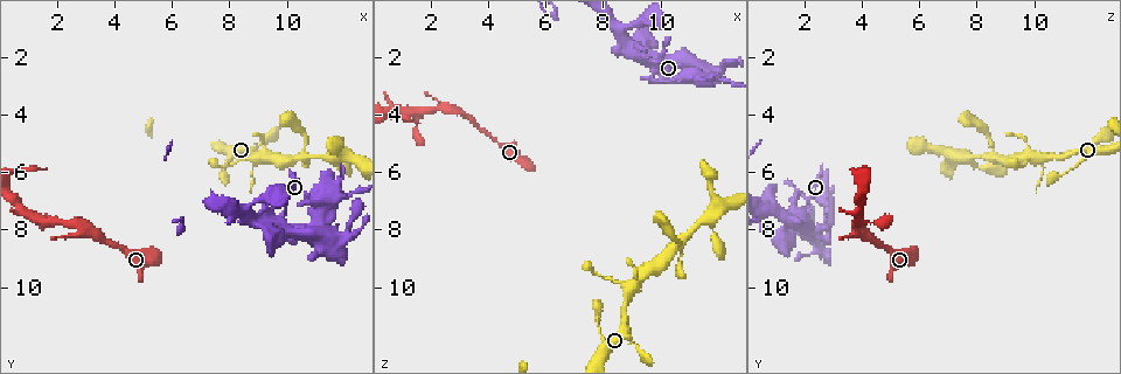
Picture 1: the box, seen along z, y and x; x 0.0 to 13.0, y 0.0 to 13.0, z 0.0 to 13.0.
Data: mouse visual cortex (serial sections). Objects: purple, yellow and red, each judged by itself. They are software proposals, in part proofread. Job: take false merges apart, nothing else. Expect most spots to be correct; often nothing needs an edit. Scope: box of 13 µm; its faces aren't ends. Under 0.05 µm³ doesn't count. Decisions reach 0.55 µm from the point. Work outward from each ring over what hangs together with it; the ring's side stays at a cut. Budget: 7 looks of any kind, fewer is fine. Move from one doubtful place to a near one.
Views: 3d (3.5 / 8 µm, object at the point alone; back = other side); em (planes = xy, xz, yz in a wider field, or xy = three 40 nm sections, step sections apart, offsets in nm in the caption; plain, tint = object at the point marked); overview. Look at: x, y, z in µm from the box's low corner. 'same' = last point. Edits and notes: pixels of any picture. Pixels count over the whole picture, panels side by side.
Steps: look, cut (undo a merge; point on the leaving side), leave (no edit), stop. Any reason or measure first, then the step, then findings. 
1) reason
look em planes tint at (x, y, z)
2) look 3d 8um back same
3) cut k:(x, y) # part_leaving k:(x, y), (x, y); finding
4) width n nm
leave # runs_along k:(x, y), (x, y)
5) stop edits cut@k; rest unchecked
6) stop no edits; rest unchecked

look 3d 3.5um at (8.9, 5.5, 9.9)

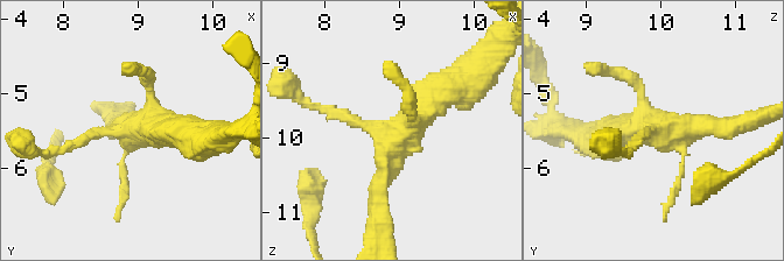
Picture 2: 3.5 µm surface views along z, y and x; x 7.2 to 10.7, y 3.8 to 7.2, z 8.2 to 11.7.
need the tissue
look em xy step 5 tint at (9.00, 5.50, 10.00)

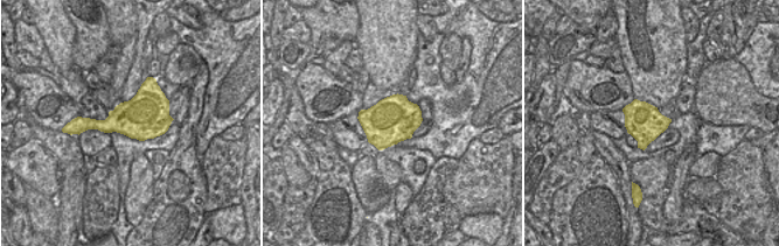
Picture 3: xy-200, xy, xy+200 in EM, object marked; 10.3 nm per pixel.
leave # runs_along 2:(377, 213), (396, 139), (453, 85); one cell here

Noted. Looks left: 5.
a fork
look 3d 3.5um at (10.5, 5.5, 8.5)

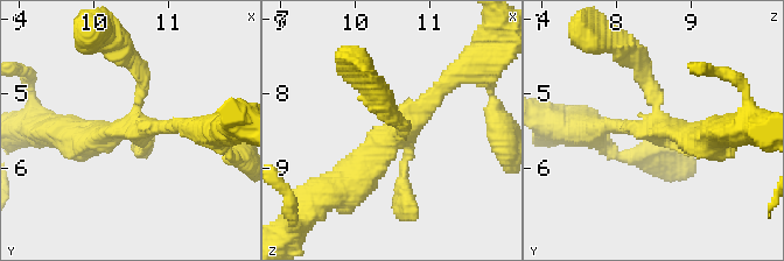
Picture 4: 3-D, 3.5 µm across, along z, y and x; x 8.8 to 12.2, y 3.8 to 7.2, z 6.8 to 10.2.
now the EM
look em xy step 2 tint at (10.55, 5.45, 8.60)

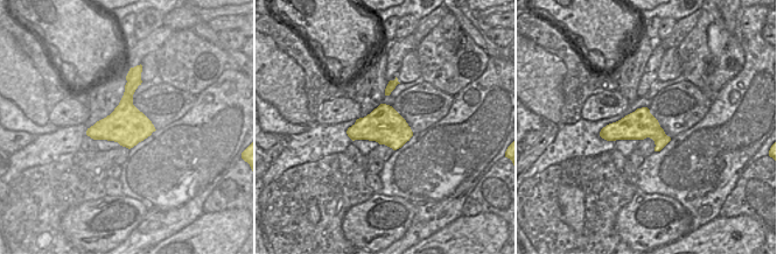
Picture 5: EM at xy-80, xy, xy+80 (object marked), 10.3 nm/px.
leave # runs_along 4:(341, 190), (452, 79); continuous, no second cell

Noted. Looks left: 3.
sharp bend
look 3d 3.5um at (10.2, 8.1, 2.9)

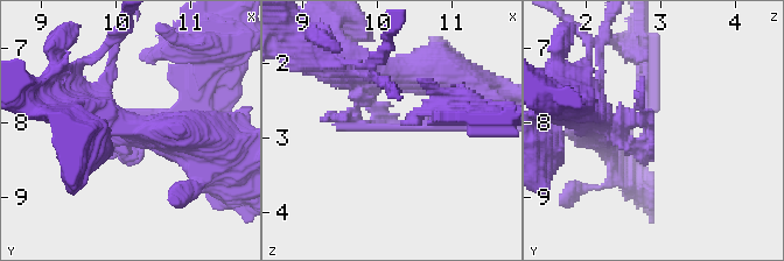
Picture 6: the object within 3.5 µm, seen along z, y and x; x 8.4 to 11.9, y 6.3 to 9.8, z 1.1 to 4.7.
arm_widths 150, 200 nm; need the tissue
look em xy step 5 plain at (10.25, 8.15, 2.85)

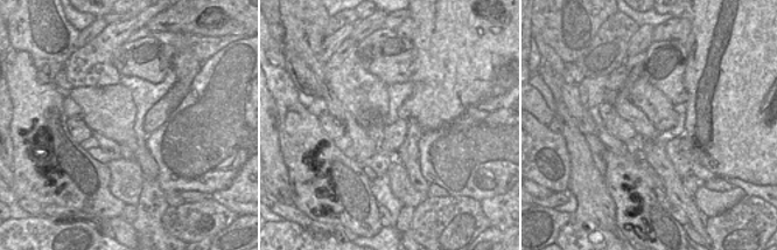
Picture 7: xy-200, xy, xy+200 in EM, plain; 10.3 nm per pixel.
look em xy step 5 tint same

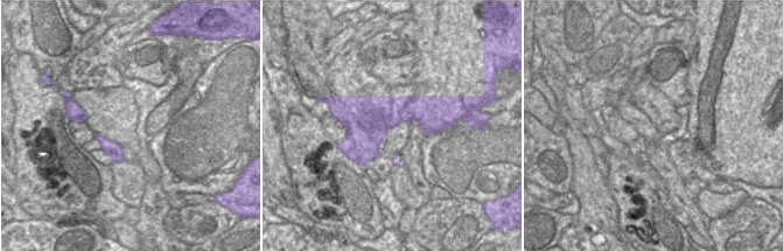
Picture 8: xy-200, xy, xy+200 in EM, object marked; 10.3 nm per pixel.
cut 6:(429, 126) # part_leaving 6:(392, 127), (474, 127); two cells meet here

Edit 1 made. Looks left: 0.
stop edits cut@6; rest unchecked

